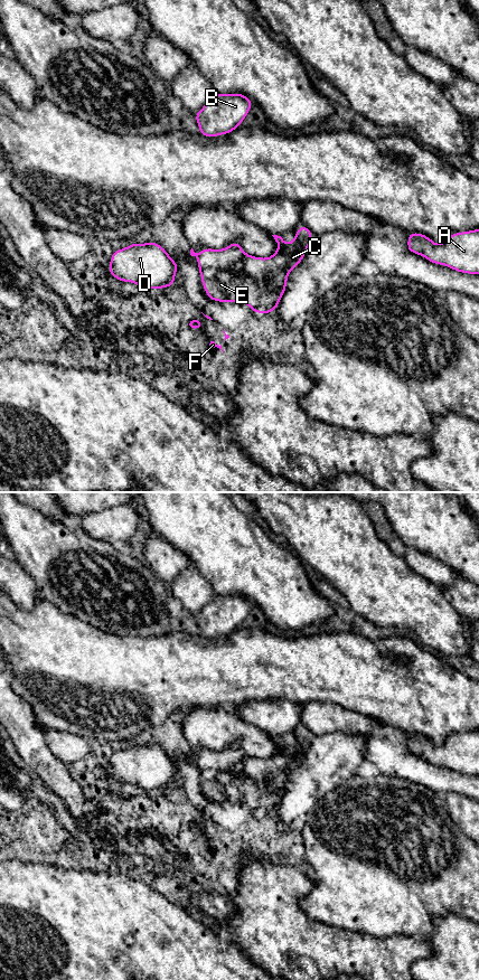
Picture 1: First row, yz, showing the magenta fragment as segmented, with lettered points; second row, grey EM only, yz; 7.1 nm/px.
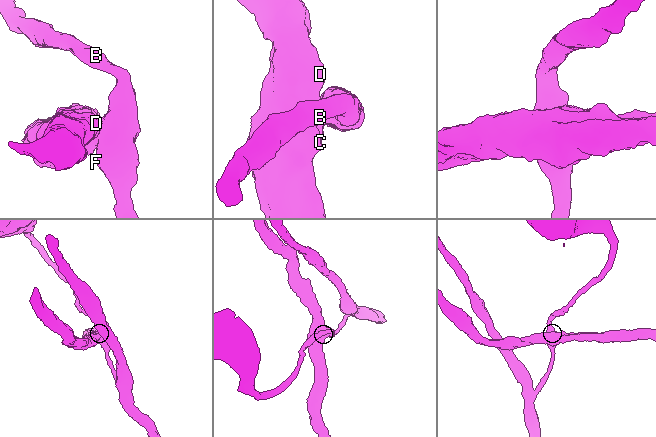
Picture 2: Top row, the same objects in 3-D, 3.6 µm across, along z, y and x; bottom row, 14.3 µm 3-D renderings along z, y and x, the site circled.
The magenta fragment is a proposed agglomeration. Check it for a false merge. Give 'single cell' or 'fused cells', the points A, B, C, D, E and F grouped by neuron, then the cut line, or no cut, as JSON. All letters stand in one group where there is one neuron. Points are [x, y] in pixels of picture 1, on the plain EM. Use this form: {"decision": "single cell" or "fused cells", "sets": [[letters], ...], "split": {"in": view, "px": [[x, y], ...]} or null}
{"decision": "fused cells", "sets": [["A", "C", "D"], ["B", "E", "F"]], "split": {"in": "yz", "px": [[243, 765], [235, 763], [227, 773], [200, 774]]}}

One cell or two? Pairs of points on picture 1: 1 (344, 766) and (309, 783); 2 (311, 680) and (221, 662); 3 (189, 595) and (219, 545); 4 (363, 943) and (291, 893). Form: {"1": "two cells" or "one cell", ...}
{"1": "one cell", "2": "one cell", "3": "two cells", "4": "one cell"}

